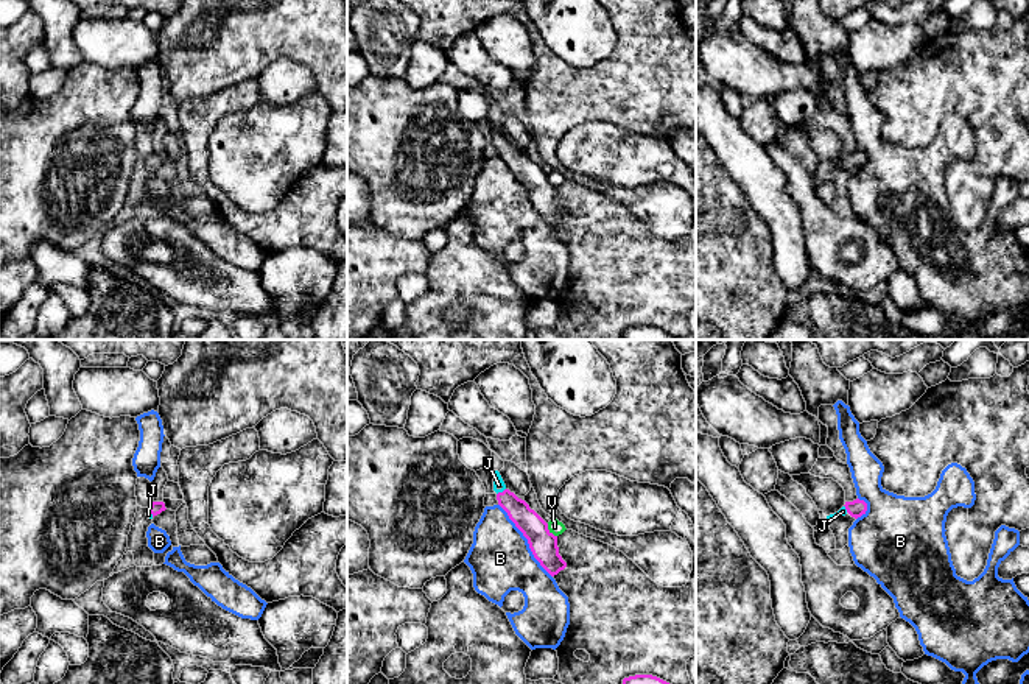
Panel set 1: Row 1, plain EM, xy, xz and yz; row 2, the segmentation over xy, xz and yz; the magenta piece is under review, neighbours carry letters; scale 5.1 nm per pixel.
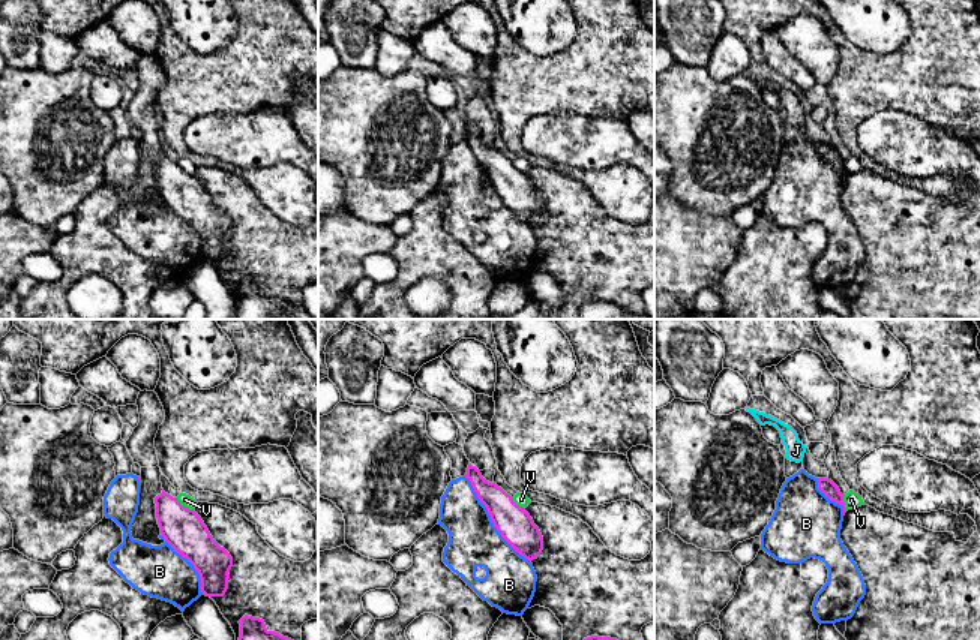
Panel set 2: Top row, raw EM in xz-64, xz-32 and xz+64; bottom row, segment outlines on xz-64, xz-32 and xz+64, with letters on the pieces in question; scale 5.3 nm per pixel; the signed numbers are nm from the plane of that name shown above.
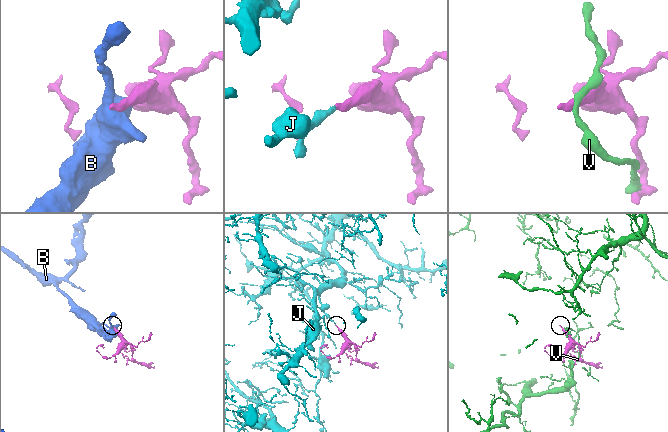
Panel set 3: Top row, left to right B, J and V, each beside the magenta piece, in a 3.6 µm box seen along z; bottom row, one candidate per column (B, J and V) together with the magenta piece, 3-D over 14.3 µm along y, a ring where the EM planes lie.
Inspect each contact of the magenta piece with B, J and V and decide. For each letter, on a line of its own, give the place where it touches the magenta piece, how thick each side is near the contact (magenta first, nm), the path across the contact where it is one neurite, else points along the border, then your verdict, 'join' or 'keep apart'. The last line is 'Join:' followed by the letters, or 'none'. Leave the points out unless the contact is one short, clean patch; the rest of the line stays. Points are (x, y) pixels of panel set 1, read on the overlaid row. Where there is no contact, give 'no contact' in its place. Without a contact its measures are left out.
B: contact xz (528, 541); calibres 140 and 320 nm; keep apart
J: contact xz (500, 493); calibres 130 and 60 nm; way xz (533, 527), (500, 493), (498, 485); join
V: contact xz (548, 530); calibres 140 and 70 nm; keep apart
Join: J

